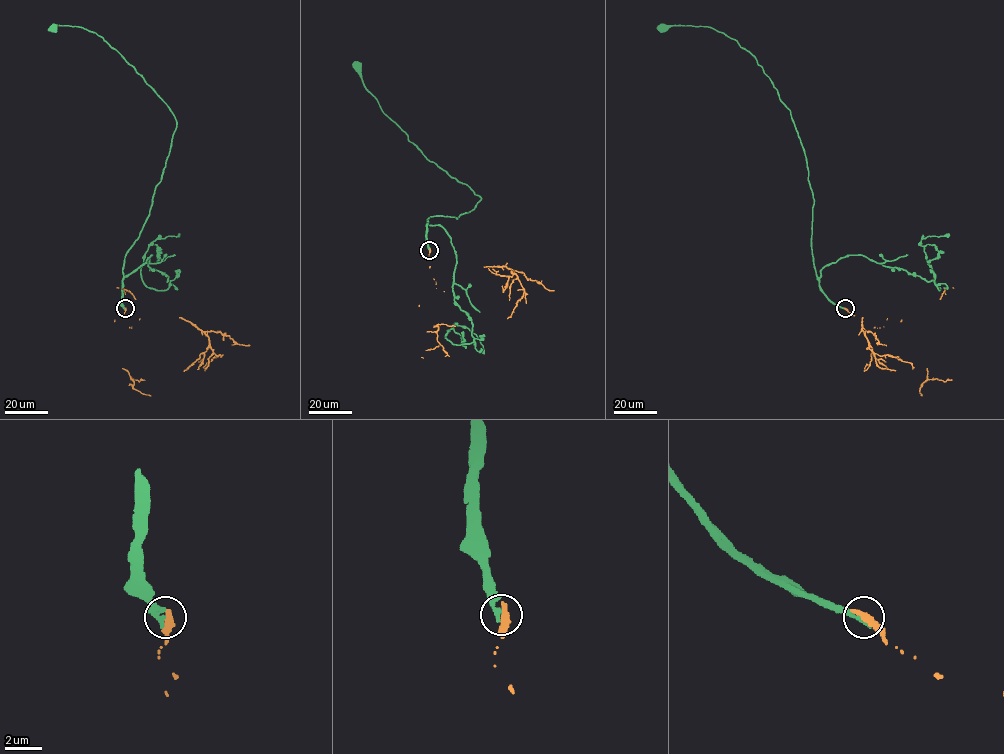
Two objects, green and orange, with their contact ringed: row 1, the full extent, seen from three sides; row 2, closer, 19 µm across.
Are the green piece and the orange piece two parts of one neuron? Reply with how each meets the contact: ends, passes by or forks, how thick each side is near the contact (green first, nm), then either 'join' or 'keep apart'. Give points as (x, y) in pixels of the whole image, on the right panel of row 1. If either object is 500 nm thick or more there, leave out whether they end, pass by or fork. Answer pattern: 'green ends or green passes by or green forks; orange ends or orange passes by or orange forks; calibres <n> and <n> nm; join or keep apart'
green ends; orange ends; calibres 280 and 440 nm; join

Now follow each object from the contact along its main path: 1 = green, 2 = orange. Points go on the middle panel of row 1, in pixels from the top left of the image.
1: (429, 249), (428, 219), (456, 218), (473, 209), (481, 198), (429, 161), (408, 140), (366, 89), (359, 67)
2: (429, 250), (484, 266), (505, 266), (524, 289), (507, 318), (455, 326), (438, 324), (437, 341), (445, 356)

